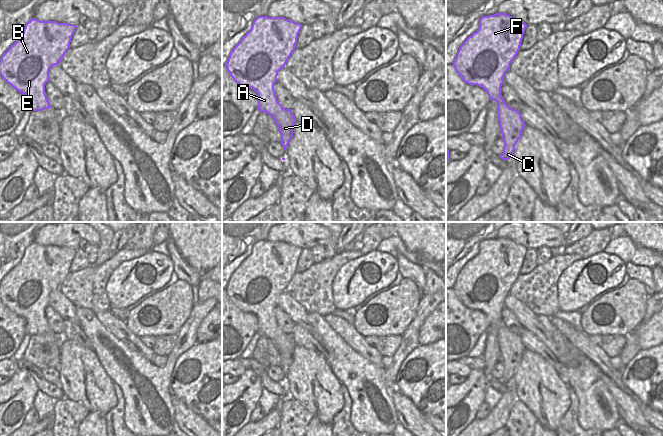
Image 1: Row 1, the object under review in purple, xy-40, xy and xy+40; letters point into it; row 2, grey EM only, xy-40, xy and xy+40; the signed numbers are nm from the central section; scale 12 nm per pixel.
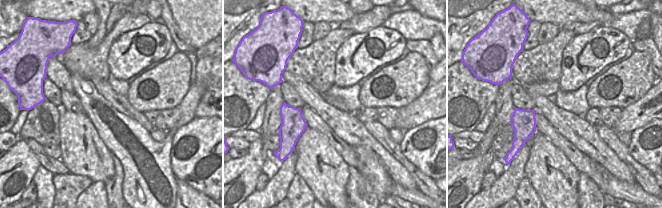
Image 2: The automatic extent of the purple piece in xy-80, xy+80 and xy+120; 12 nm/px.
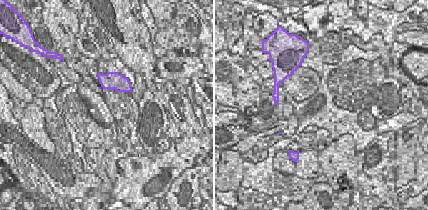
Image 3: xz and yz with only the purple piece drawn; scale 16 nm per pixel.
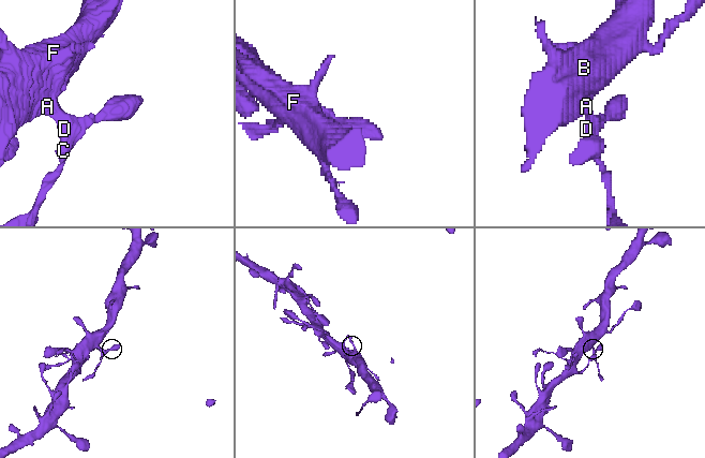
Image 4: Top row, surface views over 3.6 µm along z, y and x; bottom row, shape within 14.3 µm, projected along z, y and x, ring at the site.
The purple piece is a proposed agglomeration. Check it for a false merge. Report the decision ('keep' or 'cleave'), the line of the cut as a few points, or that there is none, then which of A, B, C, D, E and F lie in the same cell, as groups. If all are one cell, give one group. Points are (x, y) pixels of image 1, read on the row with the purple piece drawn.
keep; cut none; groups A B C D E F

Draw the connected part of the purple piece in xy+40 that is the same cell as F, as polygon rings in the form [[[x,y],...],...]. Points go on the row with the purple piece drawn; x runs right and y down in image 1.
[[[505,13],[482,16],[479,28],[460,46],[453,66],[461,79],[482,87],[497,102],[501,138],[505,144],[502,160],[513,157],[525,122],[518,110],[510,108],[501,95],[505,73],[520,51],[527,24]]]

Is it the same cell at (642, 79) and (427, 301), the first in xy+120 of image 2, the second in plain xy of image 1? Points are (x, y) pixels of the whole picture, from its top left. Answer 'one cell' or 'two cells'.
two cells

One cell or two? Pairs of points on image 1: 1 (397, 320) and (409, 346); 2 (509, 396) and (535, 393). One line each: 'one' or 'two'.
1: two
2: two

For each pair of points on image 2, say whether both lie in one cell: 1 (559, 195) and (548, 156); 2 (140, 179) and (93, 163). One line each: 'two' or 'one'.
1: one
2: two

